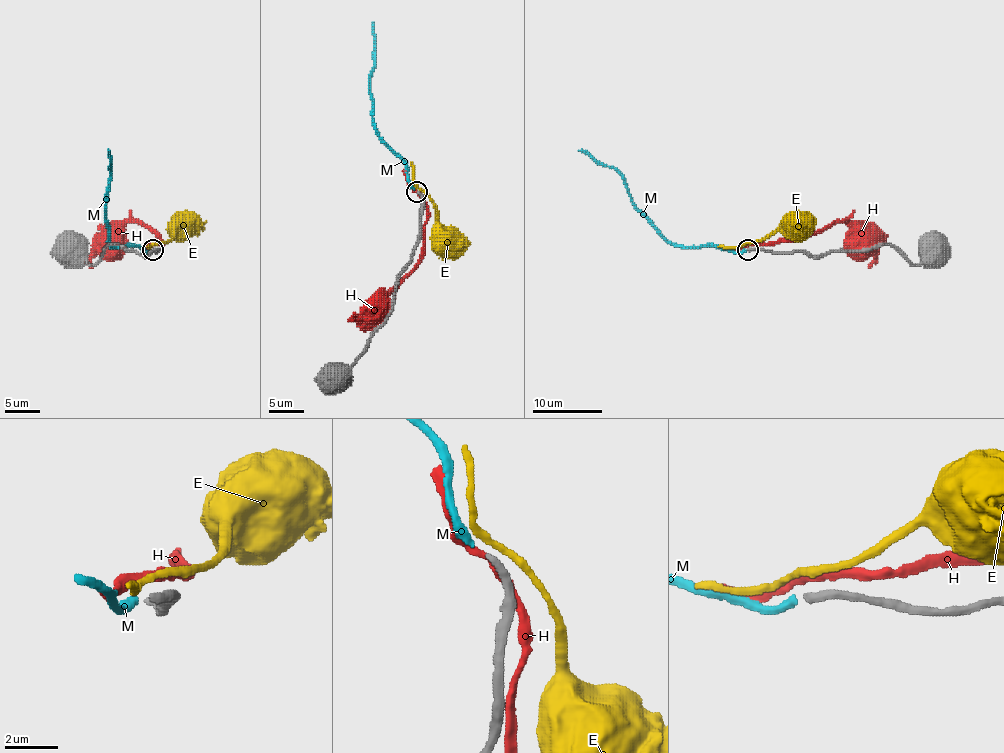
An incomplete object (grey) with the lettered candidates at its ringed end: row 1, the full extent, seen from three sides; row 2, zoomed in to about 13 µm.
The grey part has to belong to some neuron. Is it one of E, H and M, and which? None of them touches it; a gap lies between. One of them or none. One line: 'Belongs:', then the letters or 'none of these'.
Belongs: M

